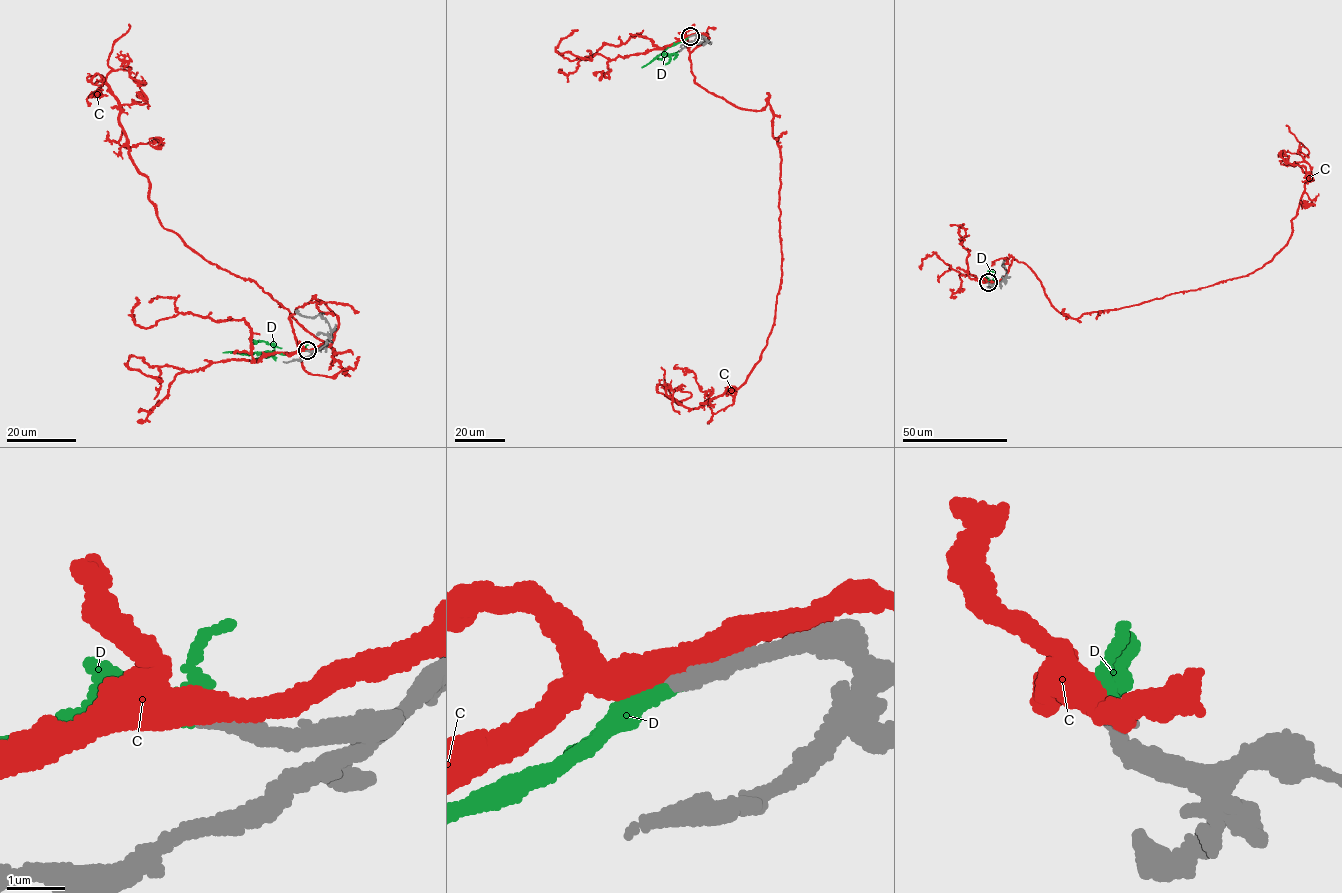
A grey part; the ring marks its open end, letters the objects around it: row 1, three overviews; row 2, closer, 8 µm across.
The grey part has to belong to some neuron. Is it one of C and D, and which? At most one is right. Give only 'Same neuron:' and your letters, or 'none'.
Same neuron: D

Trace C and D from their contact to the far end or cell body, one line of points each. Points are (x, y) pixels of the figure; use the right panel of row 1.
C: (988, 282), (1013, 257), (1050, 304), (1075, 319), (1254, 272), (1291, 236), (1311, 172), (1308, 150), (1286, 125)
D: (988, 282), (984, 278), (991, 281), (993, 276), (989, 268)

